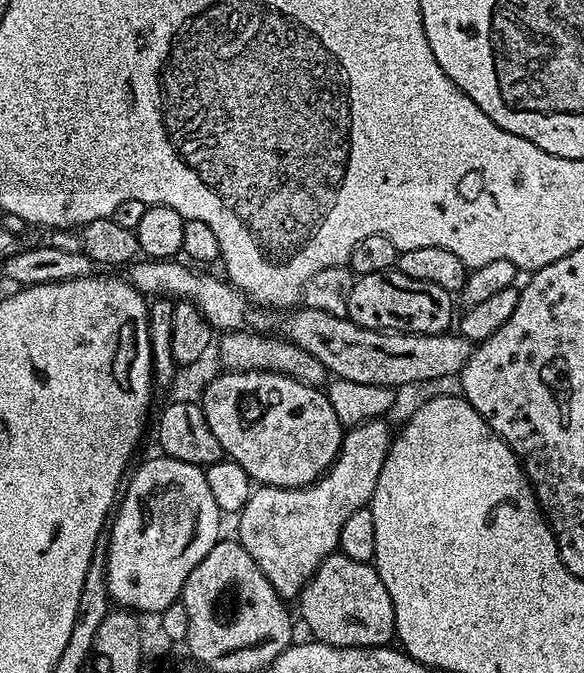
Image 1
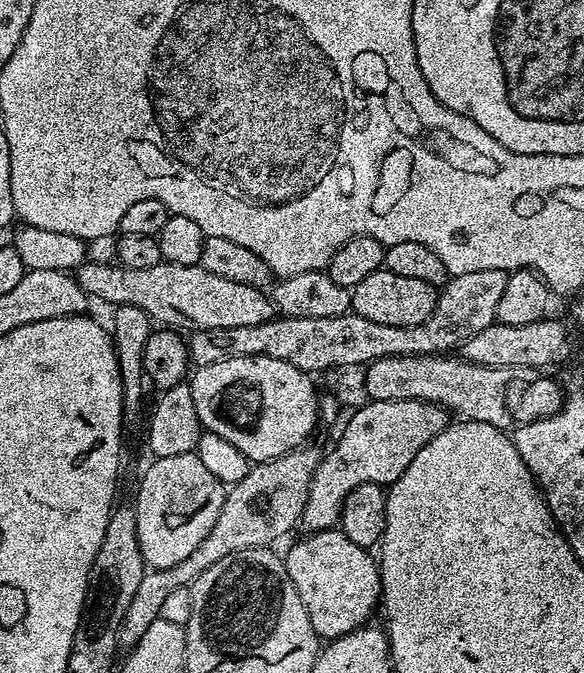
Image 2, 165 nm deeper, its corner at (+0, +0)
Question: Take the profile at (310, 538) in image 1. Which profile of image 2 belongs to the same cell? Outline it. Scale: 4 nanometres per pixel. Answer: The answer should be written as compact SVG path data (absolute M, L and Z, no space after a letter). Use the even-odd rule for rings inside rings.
M368 400L367 403L355 409L350 424L343 431L340 440L335 441L332 446L334 448L321 455L320 465L310 486L310 494L306 498L306 506L300 515L300 524L308 527L309 533L325 532L328 528L337 527L340 523L340 511L350 490L363 484L392 485L395 480L402 478L406 466L414 462L414 454L418 454L418 450L422 450L422 446L430 443L443 428L448 427L449 423L450 416L445 409L425 400L399 400L398 402Z

